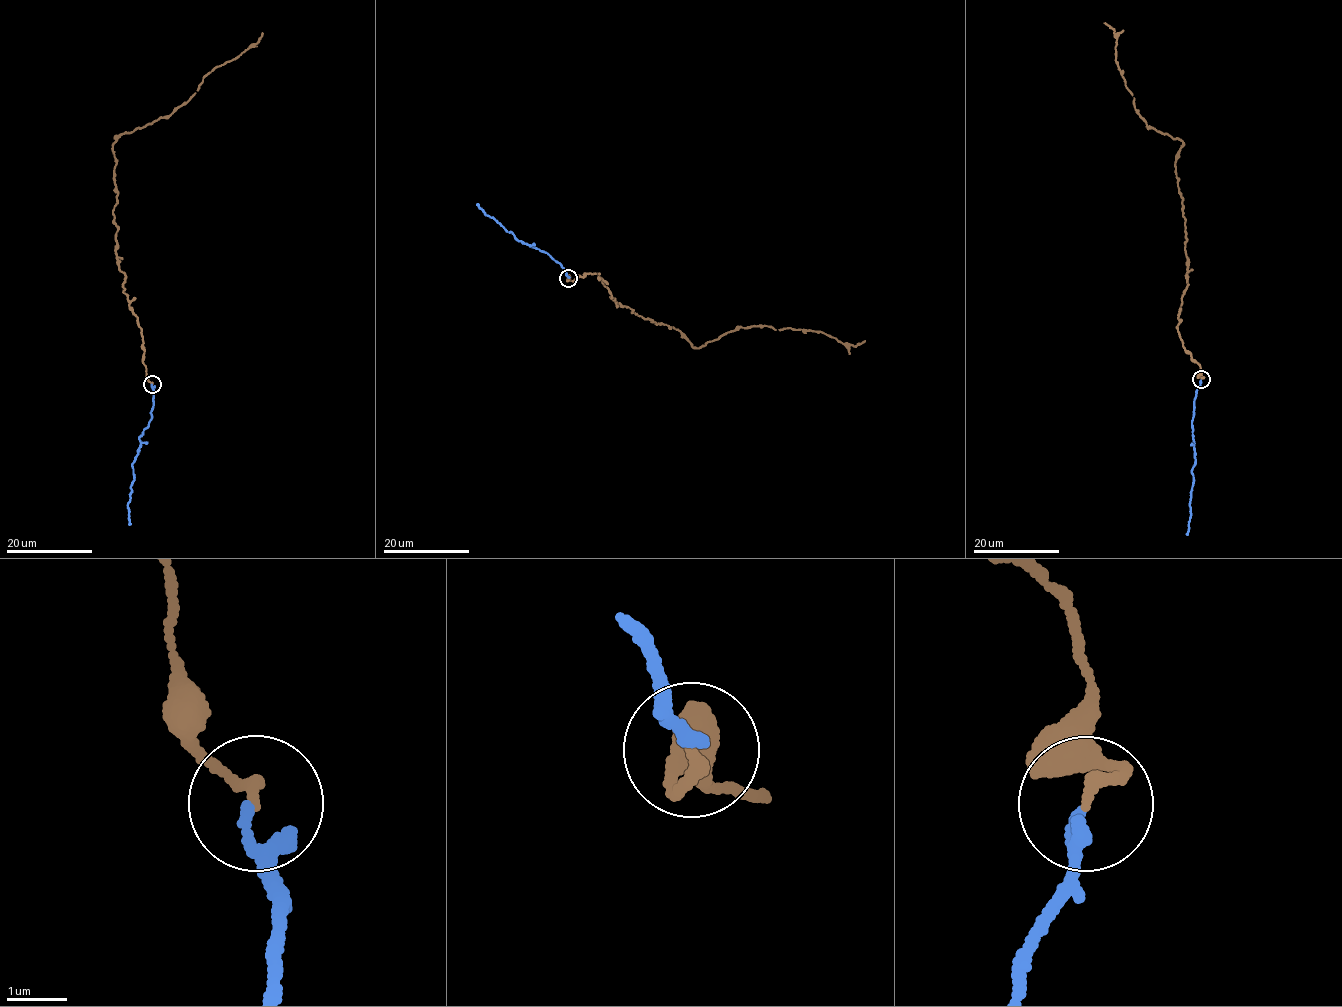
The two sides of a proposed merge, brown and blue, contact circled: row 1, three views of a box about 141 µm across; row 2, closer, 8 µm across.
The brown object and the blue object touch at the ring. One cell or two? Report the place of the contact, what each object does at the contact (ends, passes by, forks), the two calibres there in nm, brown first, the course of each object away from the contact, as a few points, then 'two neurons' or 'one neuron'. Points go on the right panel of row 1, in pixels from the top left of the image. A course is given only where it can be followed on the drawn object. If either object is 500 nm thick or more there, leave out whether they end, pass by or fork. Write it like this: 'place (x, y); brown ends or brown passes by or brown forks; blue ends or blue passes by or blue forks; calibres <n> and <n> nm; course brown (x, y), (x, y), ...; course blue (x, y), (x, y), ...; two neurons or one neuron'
place (1201, 379); brown ends; blue passes by; calibres 180 and 120 nm; course brown (1201, 379), (1176, 327), (1188, 284), (1176, 166), (1183, 142), (1137, 112), (1104, 23); course blue (1200, 379), (1192, 426), (1195, 464), (1191, 471), (1191, 517), (1186, 534); one neuron

